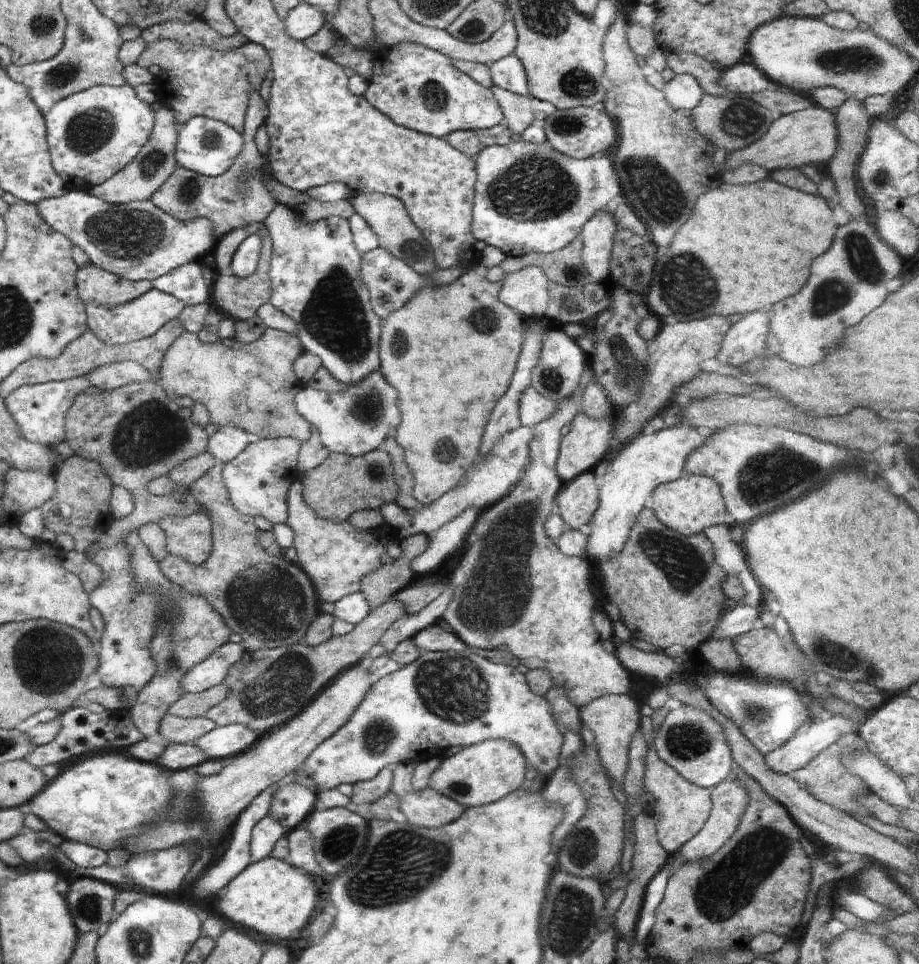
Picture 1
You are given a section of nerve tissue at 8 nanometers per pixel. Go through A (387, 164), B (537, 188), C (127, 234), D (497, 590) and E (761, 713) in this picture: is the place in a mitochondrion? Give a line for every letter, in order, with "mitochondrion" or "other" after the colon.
A: other
B: mitochondrion
C: mitochondrion
D: mitochondrion
E: mitochondrion

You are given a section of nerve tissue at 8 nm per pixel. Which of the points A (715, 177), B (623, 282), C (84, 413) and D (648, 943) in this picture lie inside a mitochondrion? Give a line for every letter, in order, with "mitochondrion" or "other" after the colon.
A: other
B: other
C: other
D: other

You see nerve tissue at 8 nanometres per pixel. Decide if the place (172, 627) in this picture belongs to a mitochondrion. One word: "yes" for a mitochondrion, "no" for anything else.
yes

